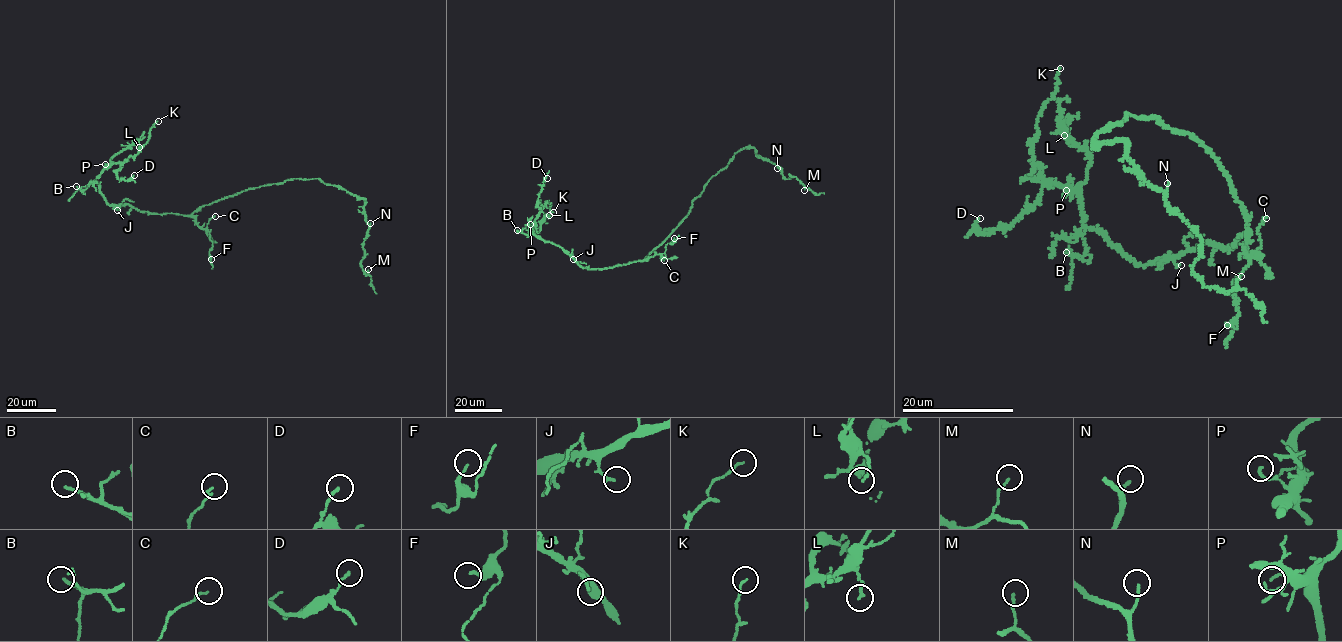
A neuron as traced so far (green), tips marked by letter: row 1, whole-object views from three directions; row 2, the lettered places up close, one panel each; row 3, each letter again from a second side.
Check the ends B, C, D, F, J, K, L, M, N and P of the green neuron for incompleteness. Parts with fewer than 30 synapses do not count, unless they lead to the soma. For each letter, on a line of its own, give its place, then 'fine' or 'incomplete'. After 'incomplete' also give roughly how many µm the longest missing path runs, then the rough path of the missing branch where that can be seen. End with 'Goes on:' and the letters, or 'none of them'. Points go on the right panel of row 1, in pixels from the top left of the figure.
B: (1066, 252) | incomplete | 20 µm | (1066, 252), (1047, 247), (1070, 256), (1100, 274), (1111, 289)
C: (1266, 218) | fine
D: (980, 218) | fine
F: (1227, 325) | fine
J: (1181, 265) | fine
K: (1060, 68) | fine
L: (1064, 135) | fine
M: (1241, 276) | fine
N: (1167, 183) | fine
P: (1066, 190) | fine
Goes on: B

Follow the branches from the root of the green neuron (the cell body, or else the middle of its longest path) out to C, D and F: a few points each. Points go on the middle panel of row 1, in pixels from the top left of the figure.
C: (664, 241), (643, 260), (656, 254), (664, 260)
D: (664, 241), (642, 261), (602, 269), (581, 267), (560, 247), (531, 232), (540, 209), (539, 195), (547, 178)
F: (664, 241), (643, 260), (665, 252), (666, 245), (673, 243), (674, 238)

